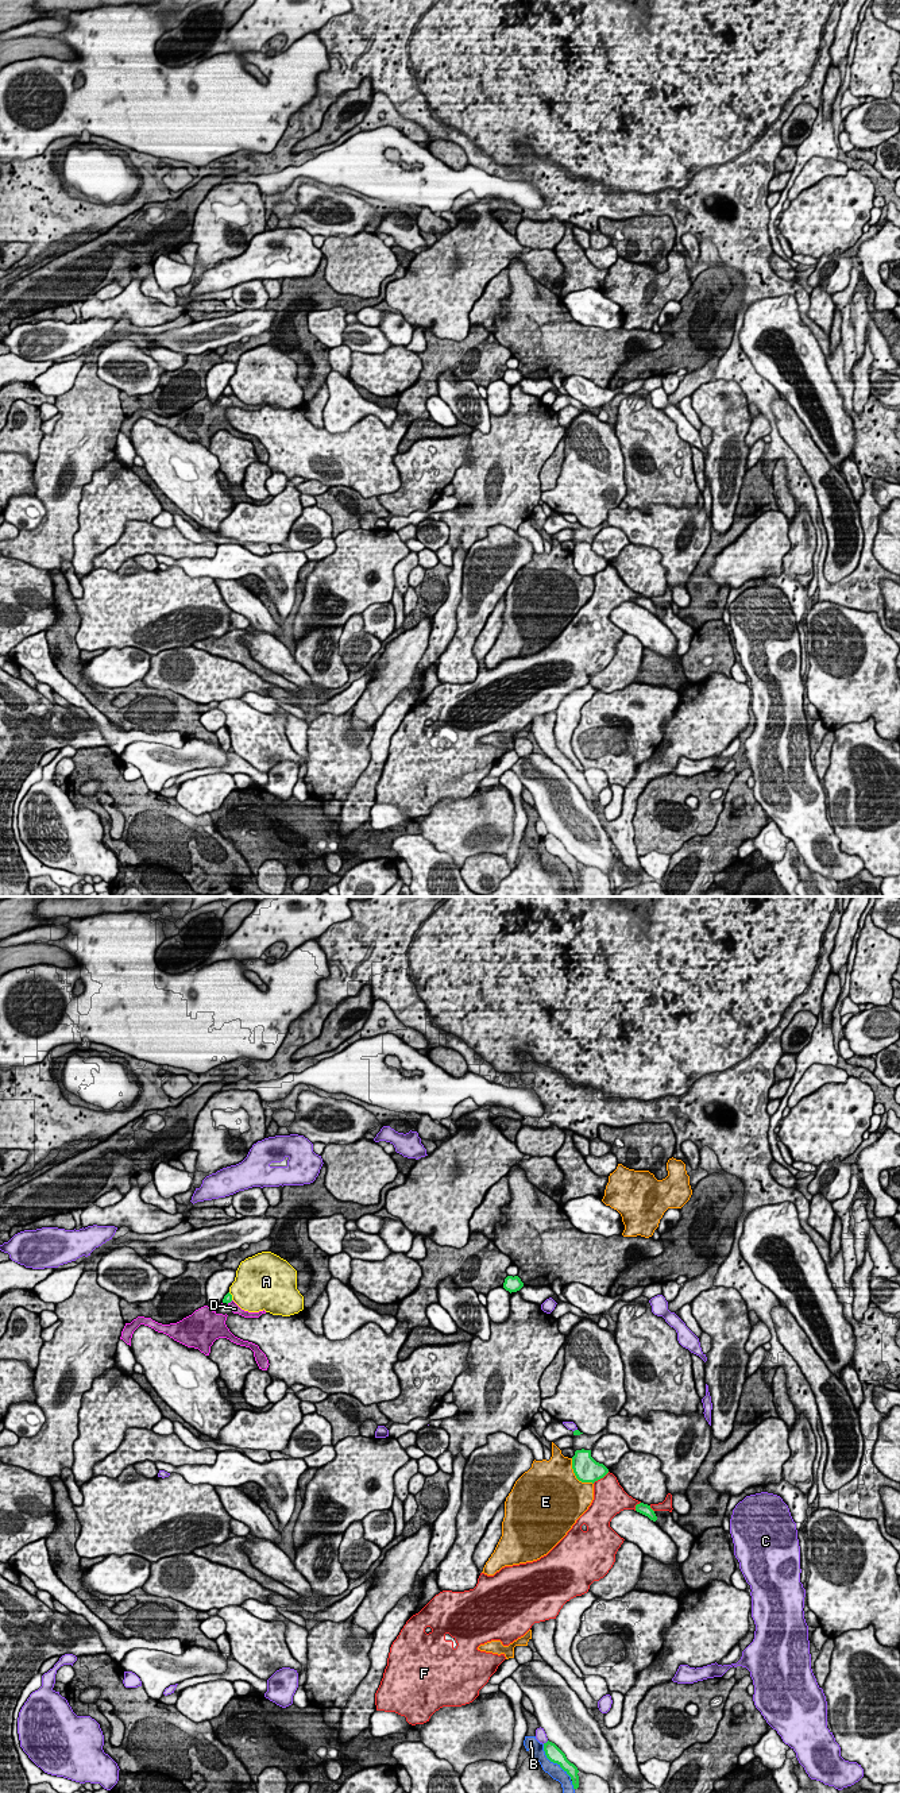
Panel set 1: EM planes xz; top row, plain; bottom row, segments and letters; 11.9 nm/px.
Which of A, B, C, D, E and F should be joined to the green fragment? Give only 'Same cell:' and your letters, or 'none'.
Same cell: none

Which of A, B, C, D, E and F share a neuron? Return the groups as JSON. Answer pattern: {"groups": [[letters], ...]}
{"groups": [["A"], ["B"], ["C"], ["D"], ["E"], ["F"]]}

